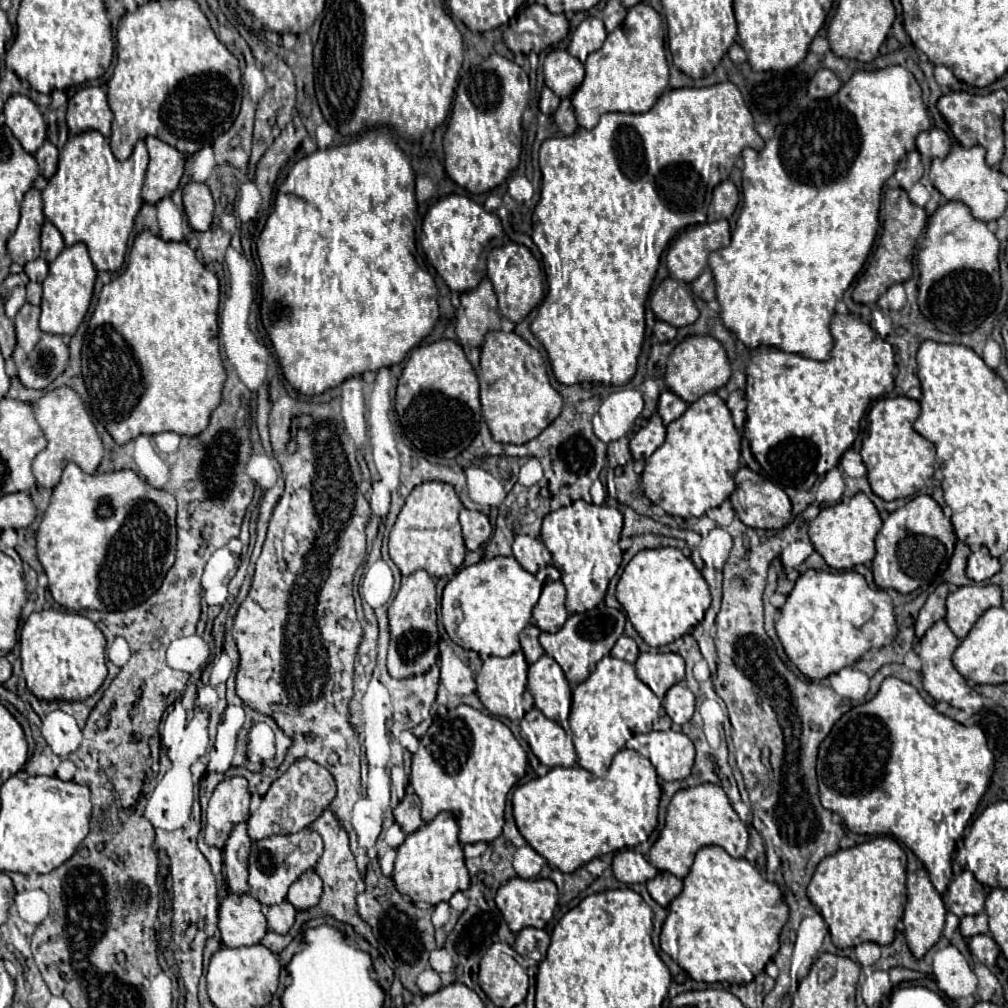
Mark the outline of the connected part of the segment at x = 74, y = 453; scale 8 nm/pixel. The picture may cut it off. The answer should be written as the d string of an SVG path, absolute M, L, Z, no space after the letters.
M60 387L54 391L48 391L36 405L34 405L34 413L36 413L36 421L42 427L48 447L44 451L40 451L32 463L32 471L36 477L36 483L44 489L54 489L60 483L60 475L62 469L68 463L76 463L78 467L82 467L84 473L96 473L104 449L102 449L102 441L96 433L96 427L90 419L90 415L84 409L84 403L80 399L80 395L70 389L70 387Z

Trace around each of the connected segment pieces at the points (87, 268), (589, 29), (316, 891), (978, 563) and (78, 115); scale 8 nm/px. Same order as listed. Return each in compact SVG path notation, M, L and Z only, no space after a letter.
M78 243L72 247L64 247L62 253L48 265L48 277L44 279L44 295L42 295L42 315L40 315L40 329L44 333L54 335L74 335L78 325L82 323L94 289L96 269L90 261L86 245Z
M598 17L584 19L578 29L572 35L572 41L568 45L568 53L578 57L580 61L586 61L586 57L602 47L606 41L606 29L604 23Z
M306 871L288 891L288 901L294 905L296 911L306 911L318 905L322 897L322 879L314 871Z
M978 547L970 553L968 557L968 565L966 565L966 577L982 583L986 579L990 579L994 573L998 573L998 559L990 557L986 547Z
M82 87L68 101L66 123L70 135L84 131L100 131L104 137L110 137L112 111L106 101L106 91L102 87Z

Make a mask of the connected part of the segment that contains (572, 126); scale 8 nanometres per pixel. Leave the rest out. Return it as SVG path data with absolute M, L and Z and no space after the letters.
M562 99L558 111L554 113L554 123L558 125L558 129L560 129L564 135L574 135L574 131L578 129L578 123L576 123L576 117L574 117L570 99Z

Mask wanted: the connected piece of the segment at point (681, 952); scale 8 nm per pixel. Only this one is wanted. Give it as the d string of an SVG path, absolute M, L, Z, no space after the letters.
M710 845L696 853L690 873L684 877L682 893L670 903L668 915L660 933L660 948L668 953L694 981L716 983L749 983L780 947L780 931L788 921L788 905L782 899L780 889L766 881L754 865L746 859L732 859L722 847Z

